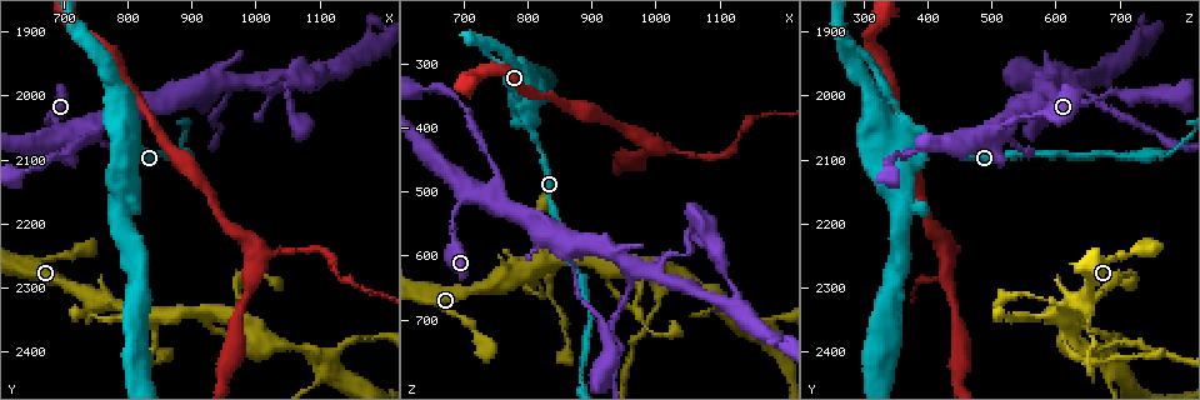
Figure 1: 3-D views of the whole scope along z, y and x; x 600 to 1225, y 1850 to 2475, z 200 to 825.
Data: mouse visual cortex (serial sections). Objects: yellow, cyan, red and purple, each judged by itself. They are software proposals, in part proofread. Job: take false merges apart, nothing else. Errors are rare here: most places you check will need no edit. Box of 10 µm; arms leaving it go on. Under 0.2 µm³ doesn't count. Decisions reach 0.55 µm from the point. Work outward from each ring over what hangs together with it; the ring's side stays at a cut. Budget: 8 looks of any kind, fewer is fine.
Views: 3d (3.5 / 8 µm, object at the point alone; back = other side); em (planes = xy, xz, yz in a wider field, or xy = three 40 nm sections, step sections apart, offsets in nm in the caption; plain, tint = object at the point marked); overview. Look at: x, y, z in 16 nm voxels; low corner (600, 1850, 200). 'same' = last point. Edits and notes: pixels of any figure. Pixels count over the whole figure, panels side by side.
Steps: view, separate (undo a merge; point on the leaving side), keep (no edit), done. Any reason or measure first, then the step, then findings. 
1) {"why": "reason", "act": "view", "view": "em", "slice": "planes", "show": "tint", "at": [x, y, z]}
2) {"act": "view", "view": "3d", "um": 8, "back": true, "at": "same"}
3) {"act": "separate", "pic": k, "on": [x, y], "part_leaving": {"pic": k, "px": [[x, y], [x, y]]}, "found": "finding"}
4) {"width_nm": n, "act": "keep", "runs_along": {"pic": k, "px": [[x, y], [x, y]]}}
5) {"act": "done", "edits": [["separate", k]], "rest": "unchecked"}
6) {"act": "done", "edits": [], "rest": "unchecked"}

{"why": "three-way junction", "act": "view", "view": "3d", "um": 3.5, "at": [800, 2055, 345]}

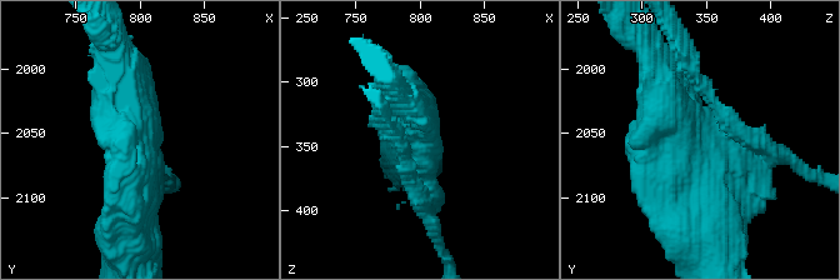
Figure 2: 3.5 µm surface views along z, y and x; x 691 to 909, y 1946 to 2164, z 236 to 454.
{"act": "view", "view": "em", "slice": "xy", "step": 2, "show": "tint", "at": [798, 2058, 340]}

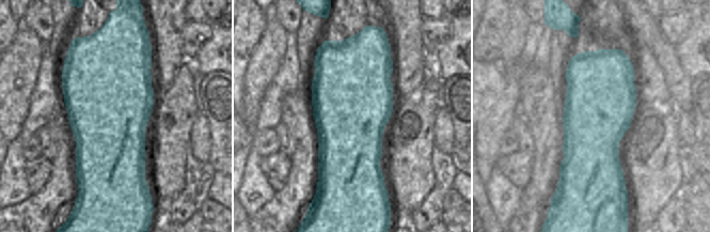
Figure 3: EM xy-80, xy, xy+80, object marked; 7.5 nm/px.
{"width_nm": 600, "act": "keep", "runs_along": {"pic": 2, "px": [[771, 148], [695, 221]]}, "found": "all the same cell"}

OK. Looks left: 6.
{"why": "abrupt turn", "act": "view", "view": "3d", "um": 3.5, "at": [1050, 2245, 445]}

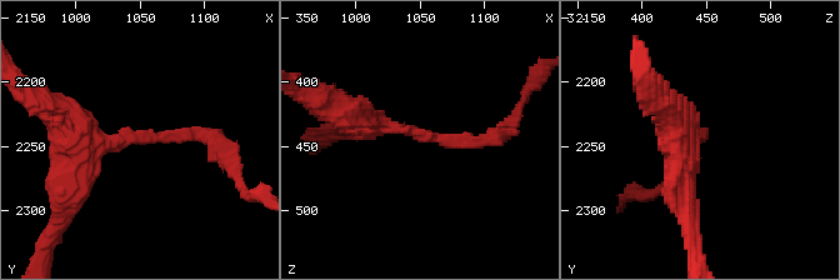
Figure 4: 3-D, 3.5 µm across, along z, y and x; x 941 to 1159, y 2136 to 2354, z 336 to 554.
{"act": "view", "view": "em", "slice": "xy", "step": 5, "show": "tint", "at": [1050, 2246, 442]}

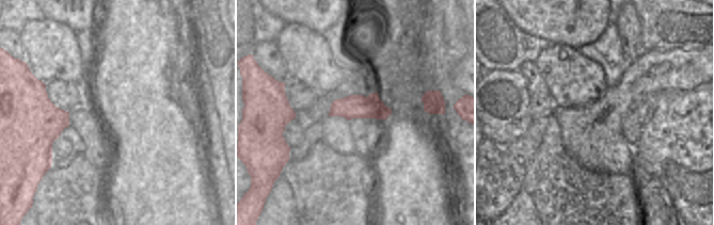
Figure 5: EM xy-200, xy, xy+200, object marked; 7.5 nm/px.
{"arm_widths_nm": [200, 400], "act": "keep", "runs_along": {"pic": 4, "px": [[345, 115], [440, 141], [498, 131]]}, "found": "all the same cell"}

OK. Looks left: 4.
{"why": "thin arm on a thick one", "act": "view", "view": "3d", "um": 8, "at": [965, 1975, 620]}

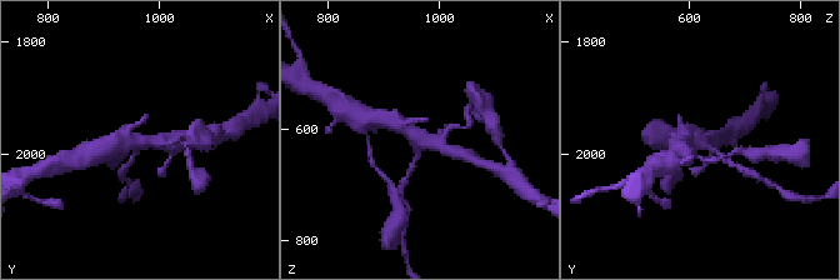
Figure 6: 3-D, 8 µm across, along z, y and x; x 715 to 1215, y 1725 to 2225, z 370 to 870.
{"act": "view", "view": "em", "slice": "xy", "step": 1, "show": "tint", "at": "same"}

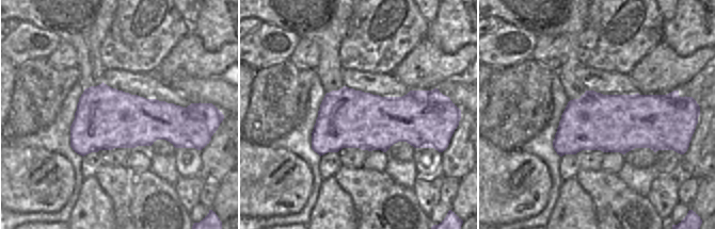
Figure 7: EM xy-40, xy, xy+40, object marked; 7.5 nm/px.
{"act": "keep", "runs_along": {"pic": 6, "px": [[390, 120], [423, 140], [458, 153]]}, "found": "continuous, no second cell"}

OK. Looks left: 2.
{"act": "done", "edits": [], "rest": "unchecked"}

